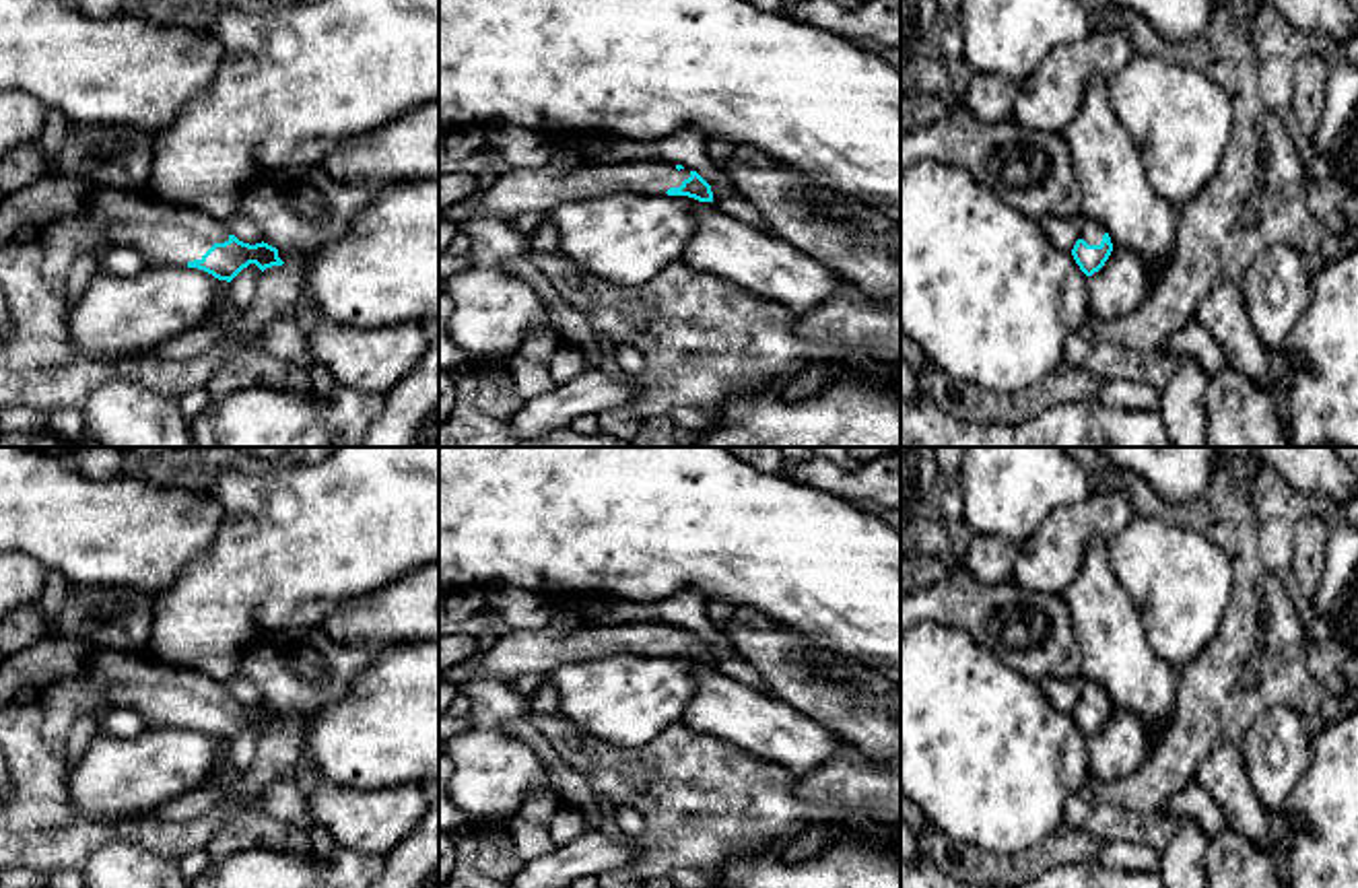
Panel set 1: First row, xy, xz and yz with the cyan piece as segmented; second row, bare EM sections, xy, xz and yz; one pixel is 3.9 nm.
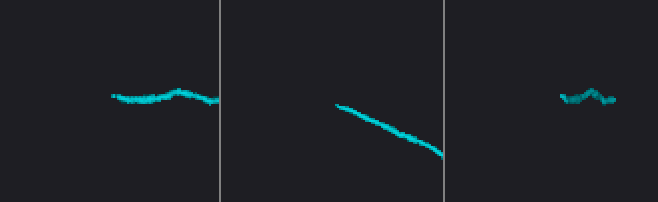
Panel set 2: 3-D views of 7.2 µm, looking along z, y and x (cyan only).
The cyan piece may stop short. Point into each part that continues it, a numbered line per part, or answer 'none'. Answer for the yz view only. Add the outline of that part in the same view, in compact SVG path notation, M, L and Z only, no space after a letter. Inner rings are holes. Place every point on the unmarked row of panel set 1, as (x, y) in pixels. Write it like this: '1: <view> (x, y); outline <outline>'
1: yz (1093, 693); outline M1082 676L1080 701L1084 701L1088 707L1100 707L1105 694L1107 690L1098 682Z

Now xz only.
1: xz (520, 652); outline M664 620L626 622L614 626L581 626L573 633L558 633L548 628L513 628L507 635L495 639L488 651L476 653L466 661L445 672L441 680L462 686L476 676L490 676L501 680L515 680L523 674L548 676L552 670L575 663L610 657L616 653L633 653L643 657L666 657L670 649L680 649L690 639L690 630L676 630L674 624Z

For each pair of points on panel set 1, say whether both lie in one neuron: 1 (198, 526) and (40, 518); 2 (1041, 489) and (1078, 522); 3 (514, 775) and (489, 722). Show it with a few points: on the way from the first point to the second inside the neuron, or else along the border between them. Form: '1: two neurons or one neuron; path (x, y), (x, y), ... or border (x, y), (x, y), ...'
1: one neuron; path (159, 526), (79, 526)
2: two neurons; border (1093, 491), (1072, 505), (1058, 507), (1027, 540)
3: one neuron; path (501, 763), (489, 750), (489, 734)

